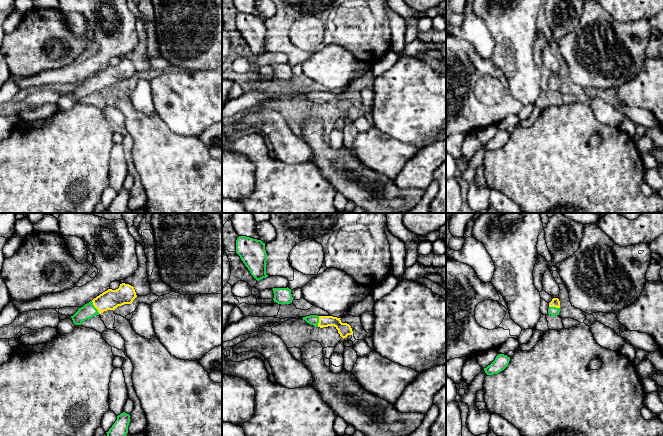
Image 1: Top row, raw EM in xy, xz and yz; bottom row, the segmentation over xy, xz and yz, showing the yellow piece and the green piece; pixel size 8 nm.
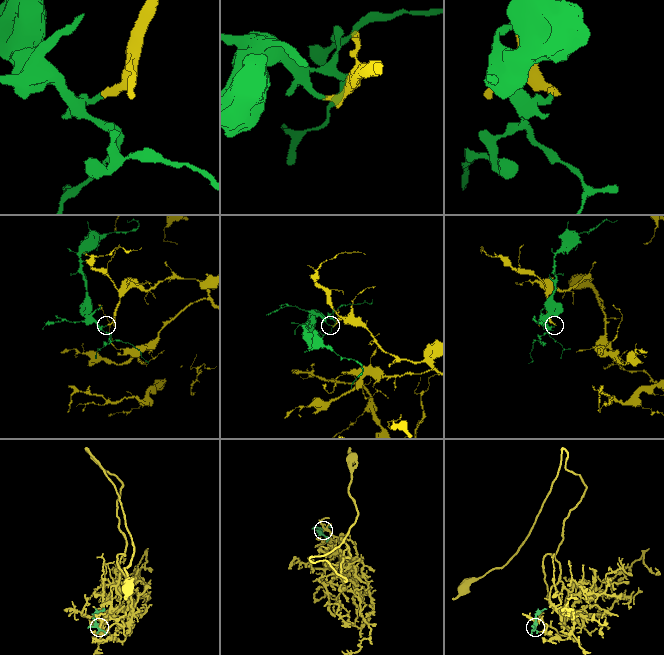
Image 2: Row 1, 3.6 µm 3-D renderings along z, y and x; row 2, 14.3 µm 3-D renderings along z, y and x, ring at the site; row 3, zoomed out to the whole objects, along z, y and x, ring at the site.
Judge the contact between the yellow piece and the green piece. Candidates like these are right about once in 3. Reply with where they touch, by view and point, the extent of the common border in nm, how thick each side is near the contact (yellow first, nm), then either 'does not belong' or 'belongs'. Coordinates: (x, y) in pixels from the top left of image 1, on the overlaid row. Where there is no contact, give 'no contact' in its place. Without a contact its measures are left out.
contact xy (94, 306); length 120 nm; calibres 160 and 110 nm; belongs

